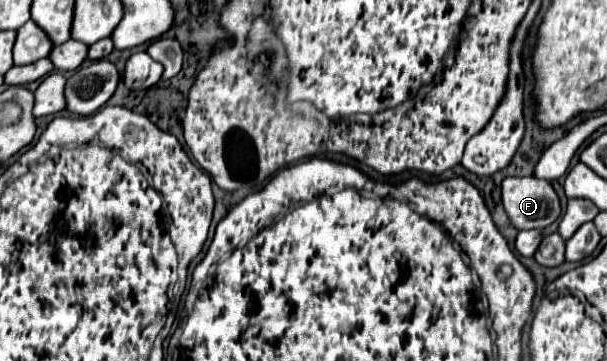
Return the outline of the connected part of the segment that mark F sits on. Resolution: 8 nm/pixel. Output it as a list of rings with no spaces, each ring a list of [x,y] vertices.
[[[506,178],[502,182],[502,204],[516,230],[546,228],[560,216],[560,200],[548,180]]]

